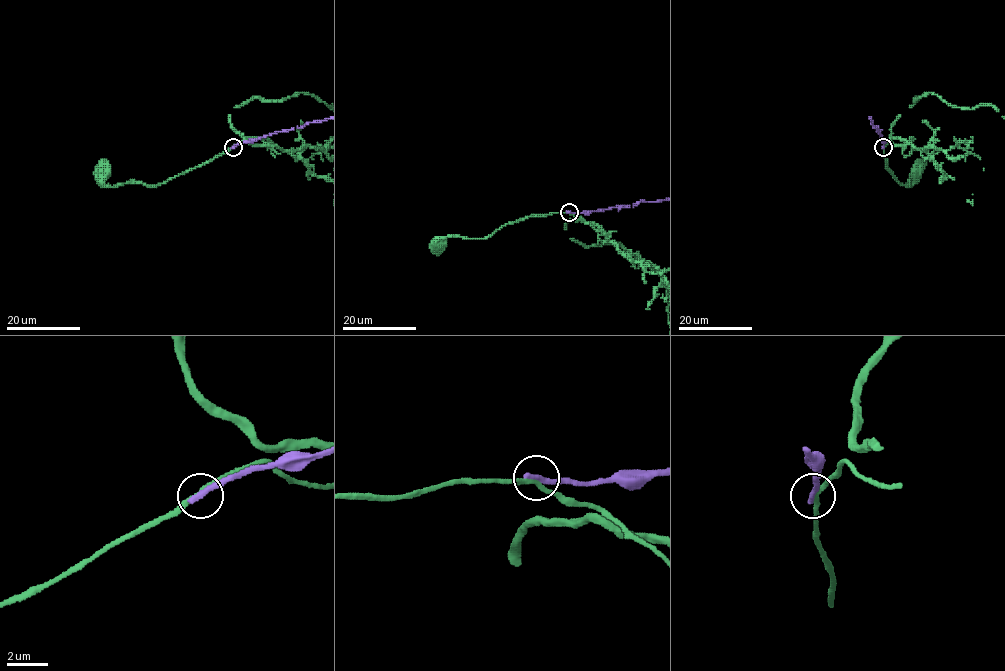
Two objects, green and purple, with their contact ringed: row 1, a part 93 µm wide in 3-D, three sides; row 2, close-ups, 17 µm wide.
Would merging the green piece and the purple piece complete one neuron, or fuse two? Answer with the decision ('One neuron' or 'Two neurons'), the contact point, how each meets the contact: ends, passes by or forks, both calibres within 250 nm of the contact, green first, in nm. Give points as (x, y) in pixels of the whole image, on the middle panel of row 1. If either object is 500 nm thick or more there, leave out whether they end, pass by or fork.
Two neurons. Place: (569, 212). At the ring green passes by. At the ring purple ends. Thickness 240 nm (green) against 340 nm

